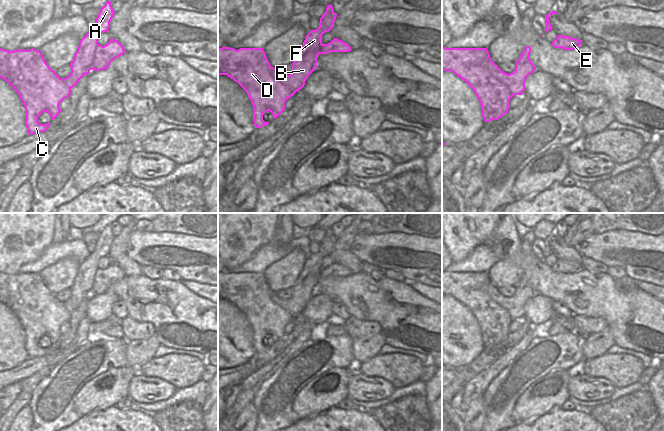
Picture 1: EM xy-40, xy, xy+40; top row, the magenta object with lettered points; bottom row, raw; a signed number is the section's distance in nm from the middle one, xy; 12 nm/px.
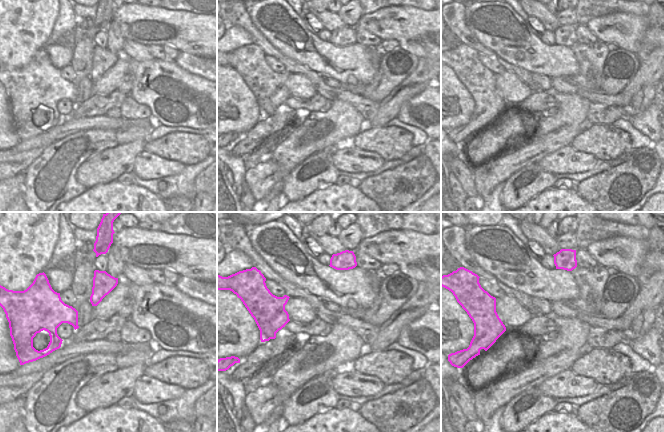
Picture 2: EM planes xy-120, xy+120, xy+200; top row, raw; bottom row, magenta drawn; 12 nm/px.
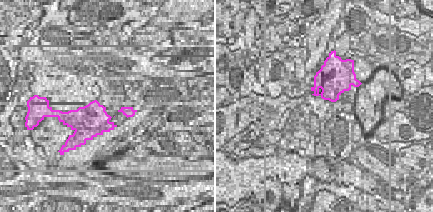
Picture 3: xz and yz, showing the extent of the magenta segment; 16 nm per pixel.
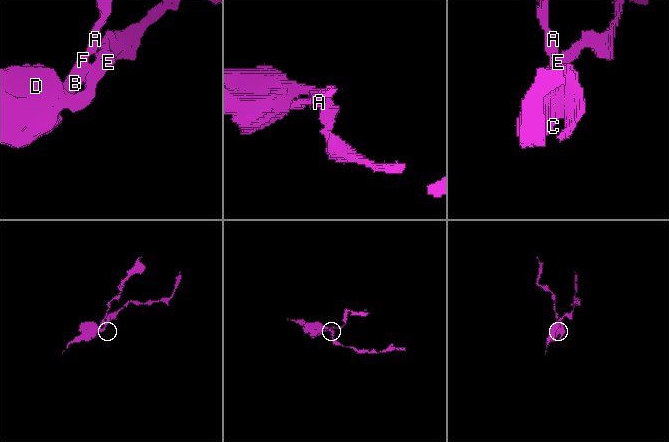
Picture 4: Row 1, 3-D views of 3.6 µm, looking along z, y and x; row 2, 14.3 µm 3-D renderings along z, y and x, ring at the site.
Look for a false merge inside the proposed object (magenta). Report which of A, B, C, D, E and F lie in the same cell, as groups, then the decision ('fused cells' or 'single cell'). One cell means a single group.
A B F / C D E | fused cells

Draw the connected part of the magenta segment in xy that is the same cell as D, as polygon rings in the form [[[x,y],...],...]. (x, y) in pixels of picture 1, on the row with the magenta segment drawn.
[[[263,48],[218,49],[218,75],[227,75],[246,91],[253,105],[255,128],[269,124],[263,120],[266,112],[270,111],[274,119],[281,115],[286,100],[294,95],[272,77],[270,69]]]

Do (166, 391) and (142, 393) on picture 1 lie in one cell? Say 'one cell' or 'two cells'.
one cell

